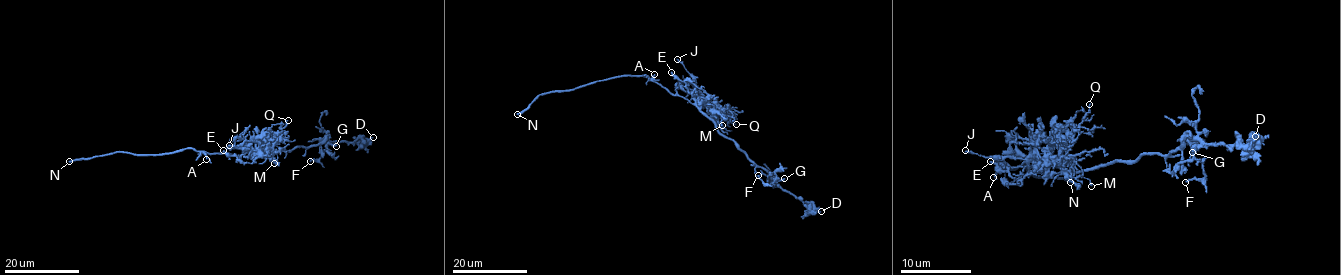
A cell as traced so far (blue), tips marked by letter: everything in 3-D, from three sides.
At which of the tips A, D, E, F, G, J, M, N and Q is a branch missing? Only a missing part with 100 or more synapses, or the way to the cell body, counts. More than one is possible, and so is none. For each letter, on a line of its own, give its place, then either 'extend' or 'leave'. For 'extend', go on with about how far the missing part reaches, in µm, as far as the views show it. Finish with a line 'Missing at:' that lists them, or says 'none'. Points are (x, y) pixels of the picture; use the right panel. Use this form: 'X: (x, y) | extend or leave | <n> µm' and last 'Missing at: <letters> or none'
A: (993, 177) | leave
D: (1255, 136) | leave
E: (990, 161) | leave
F: (1185, 182) | leave
G: (1192, 152) | leave
J: (965, 150) | leave
M: (1091, 186) | leave
N: (1070, 182) | extend | 25 µm
Q: (1089, 104) | leave
Missing at: N

